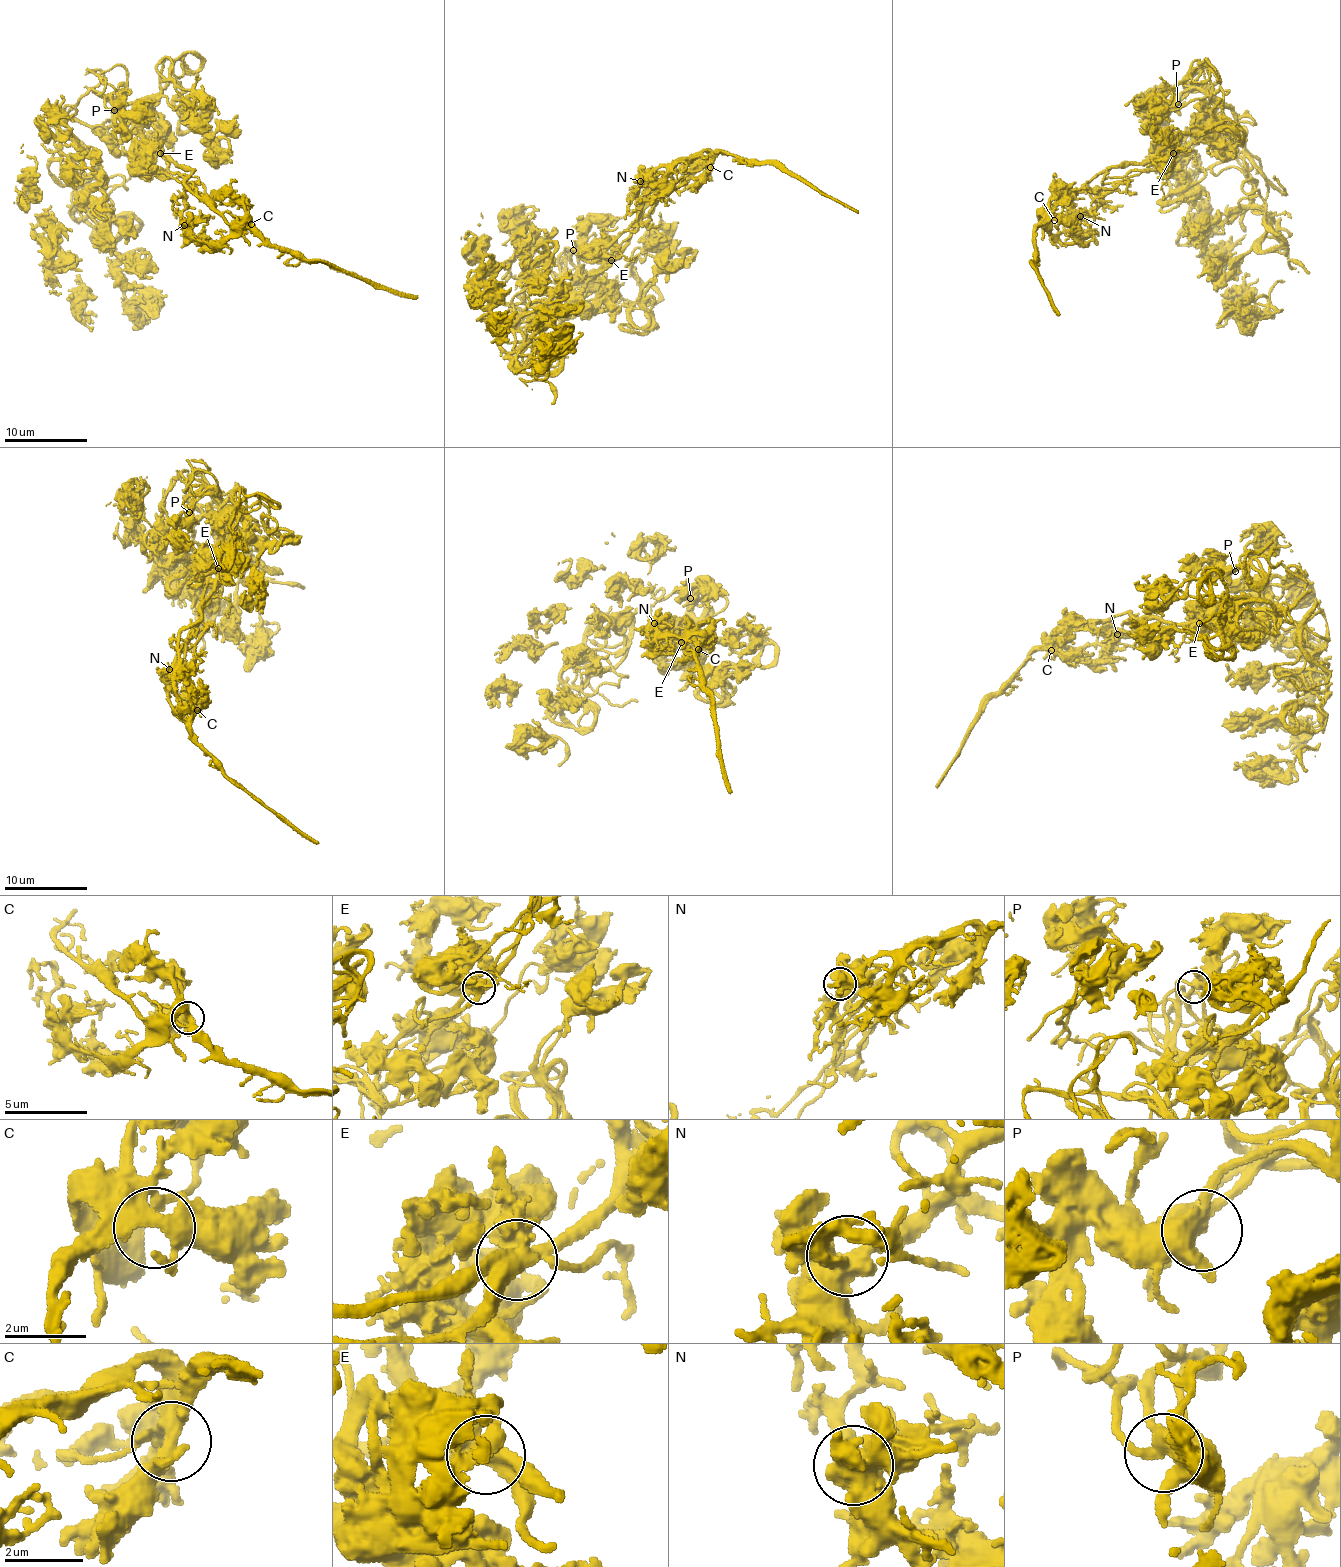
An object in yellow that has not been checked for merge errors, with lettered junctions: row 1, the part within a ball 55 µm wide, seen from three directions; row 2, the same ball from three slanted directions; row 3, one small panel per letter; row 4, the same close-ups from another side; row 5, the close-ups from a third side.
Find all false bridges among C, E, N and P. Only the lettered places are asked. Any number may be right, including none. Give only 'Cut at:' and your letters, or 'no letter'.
Cut at: E

